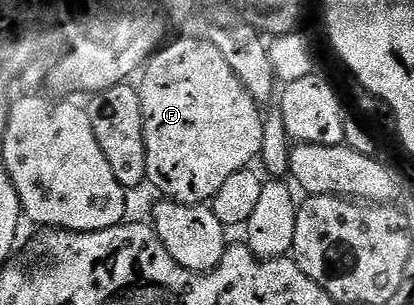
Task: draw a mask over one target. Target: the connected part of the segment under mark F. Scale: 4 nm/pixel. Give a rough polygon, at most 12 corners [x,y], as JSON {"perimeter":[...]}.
{"perimeter":[[210,40],[138,77],[146,181],[202,205],[261,156],[264,113]]}

